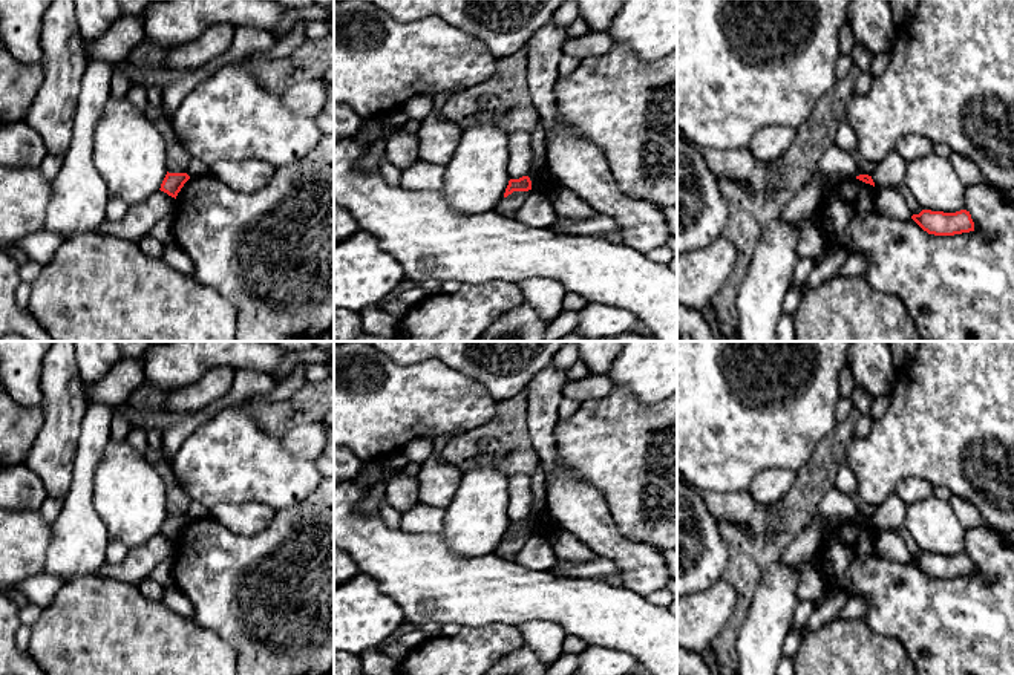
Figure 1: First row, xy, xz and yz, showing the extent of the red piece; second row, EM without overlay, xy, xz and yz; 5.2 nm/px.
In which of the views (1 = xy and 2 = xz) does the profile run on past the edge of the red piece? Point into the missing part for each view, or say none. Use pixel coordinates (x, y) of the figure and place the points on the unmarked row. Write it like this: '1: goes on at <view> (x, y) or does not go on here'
1: does not go on here
2: does not go on here

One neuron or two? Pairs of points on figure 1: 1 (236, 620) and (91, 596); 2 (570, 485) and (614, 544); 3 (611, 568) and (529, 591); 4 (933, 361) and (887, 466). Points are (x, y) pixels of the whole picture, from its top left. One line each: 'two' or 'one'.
1: two
2: one
3: two
4: one

